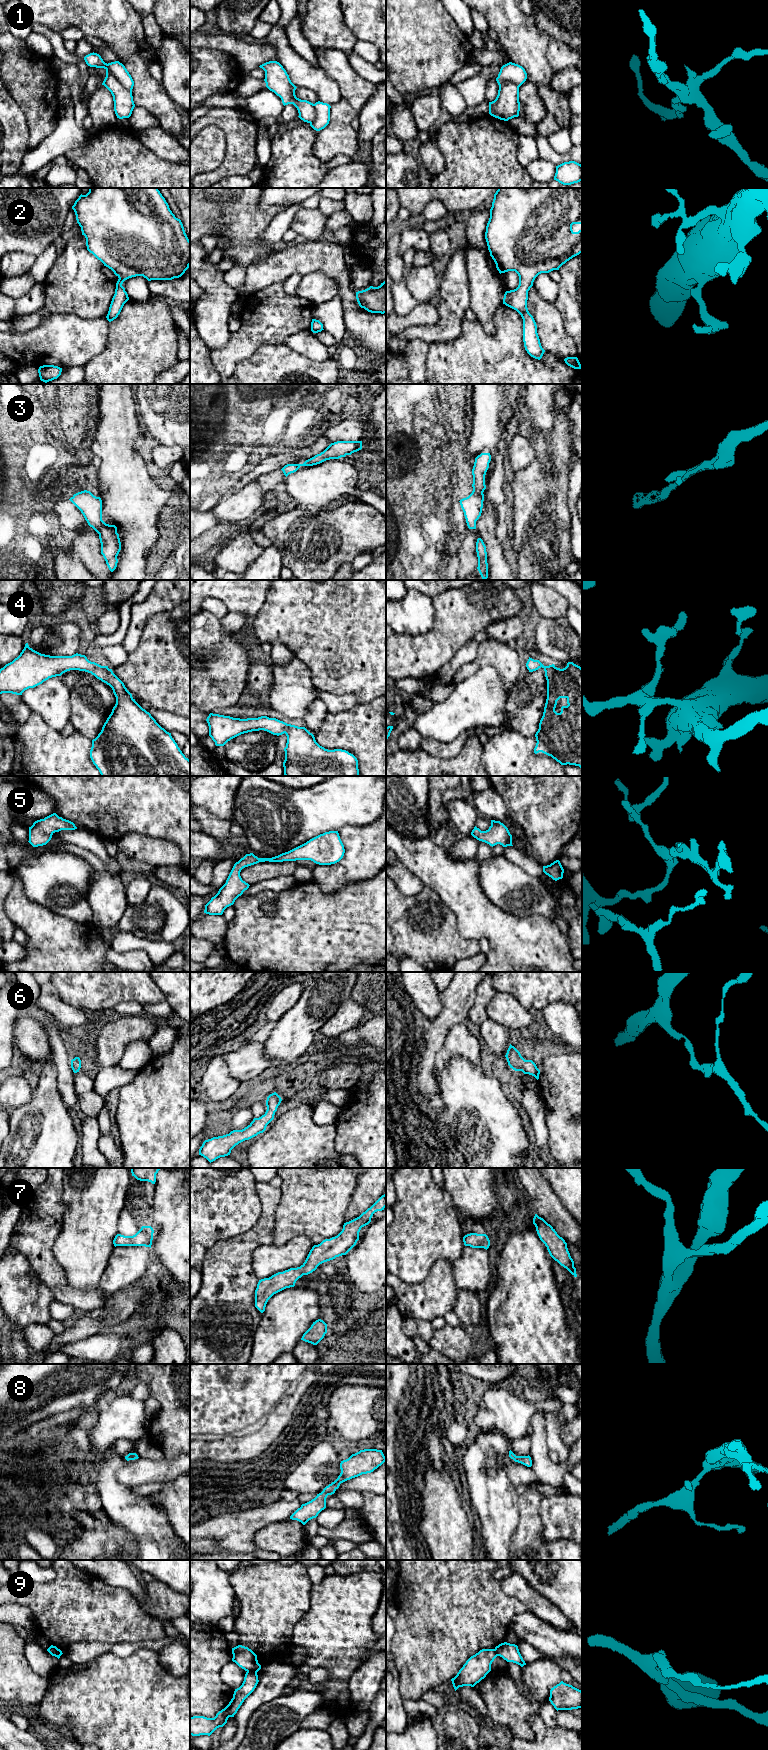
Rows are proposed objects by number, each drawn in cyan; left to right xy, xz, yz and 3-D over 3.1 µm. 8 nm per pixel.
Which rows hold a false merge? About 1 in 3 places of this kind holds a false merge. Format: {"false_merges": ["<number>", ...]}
{"false_merges": ["1", "9"]}

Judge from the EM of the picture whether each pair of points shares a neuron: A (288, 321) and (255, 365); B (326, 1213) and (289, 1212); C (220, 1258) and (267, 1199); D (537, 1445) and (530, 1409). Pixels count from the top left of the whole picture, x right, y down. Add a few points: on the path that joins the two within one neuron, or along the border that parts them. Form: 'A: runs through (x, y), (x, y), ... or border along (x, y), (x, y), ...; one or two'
A: border along (284, 344), (264, 344), (250, 355); two
B: runs through (317, 1212), (298, 1212); one
C: runs through (237, 1251), (266, 1223), (267, 1216); one
D: border along (540, 1409), (534, 1413), (529, 1424); two

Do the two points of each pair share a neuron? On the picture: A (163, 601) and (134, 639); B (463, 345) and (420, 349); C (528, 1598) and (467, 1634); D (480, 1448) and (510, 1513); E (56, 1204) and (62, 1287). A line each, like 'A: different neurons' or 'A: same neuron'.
A: same neuron
B: different neurons
C: different neurons
D: same neuron
E: same neuron

